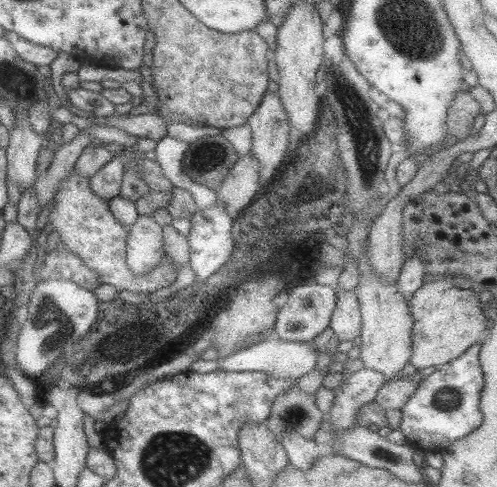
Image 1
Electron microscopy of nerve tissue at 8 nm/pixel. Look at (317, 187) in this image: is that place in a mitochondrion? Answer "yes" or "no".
yes

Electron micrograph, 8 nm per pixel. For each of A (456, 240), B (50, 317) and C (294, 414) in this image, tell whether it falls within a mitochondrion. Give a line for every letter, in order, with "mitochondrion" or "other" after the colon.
A: other
B: mitochondrion
C: mitochondrion

